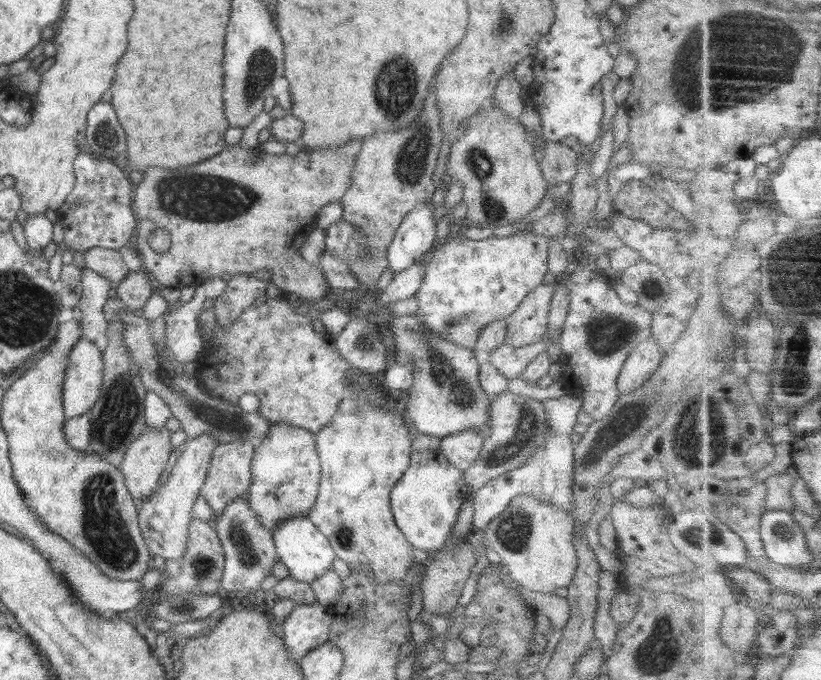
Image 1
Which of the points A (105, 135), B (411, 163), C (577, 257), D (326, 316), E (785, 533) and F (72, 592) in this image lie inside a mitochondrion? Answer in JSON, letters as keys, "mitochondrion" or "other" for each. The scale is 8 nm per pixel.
{"A":"mitochondrion","B":"mitochondrion","C":"other","D":"other","E":"mitochondrion","F":"other"}

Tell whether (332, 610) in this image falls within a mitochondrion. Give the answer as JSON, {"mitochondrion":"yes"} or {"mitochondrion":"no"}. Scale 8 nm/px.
{"mitochondrion":"no"}

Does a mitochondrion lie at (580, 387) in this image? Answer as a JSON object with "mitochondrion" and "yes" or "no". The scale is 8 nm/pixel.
{"mitochondrion":"no"}

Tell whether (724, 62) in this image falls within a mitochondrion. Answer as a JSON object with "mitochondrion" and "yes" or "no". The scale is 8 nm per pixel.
{"mitochondrion":"yes"}

